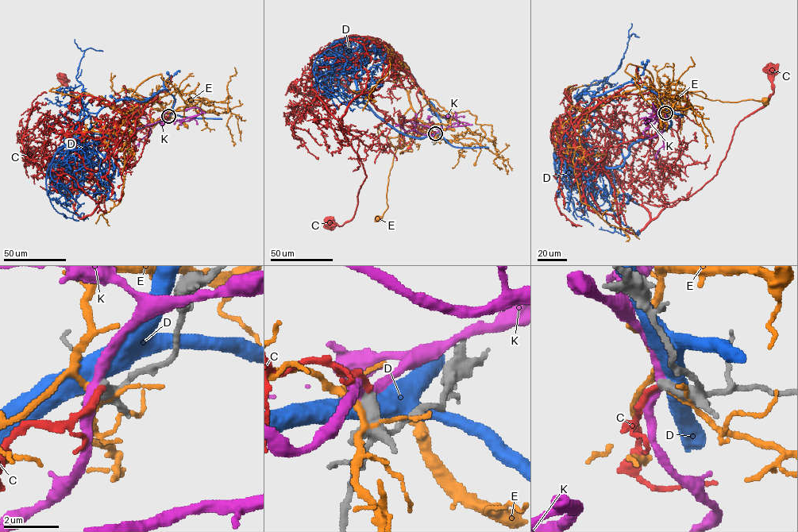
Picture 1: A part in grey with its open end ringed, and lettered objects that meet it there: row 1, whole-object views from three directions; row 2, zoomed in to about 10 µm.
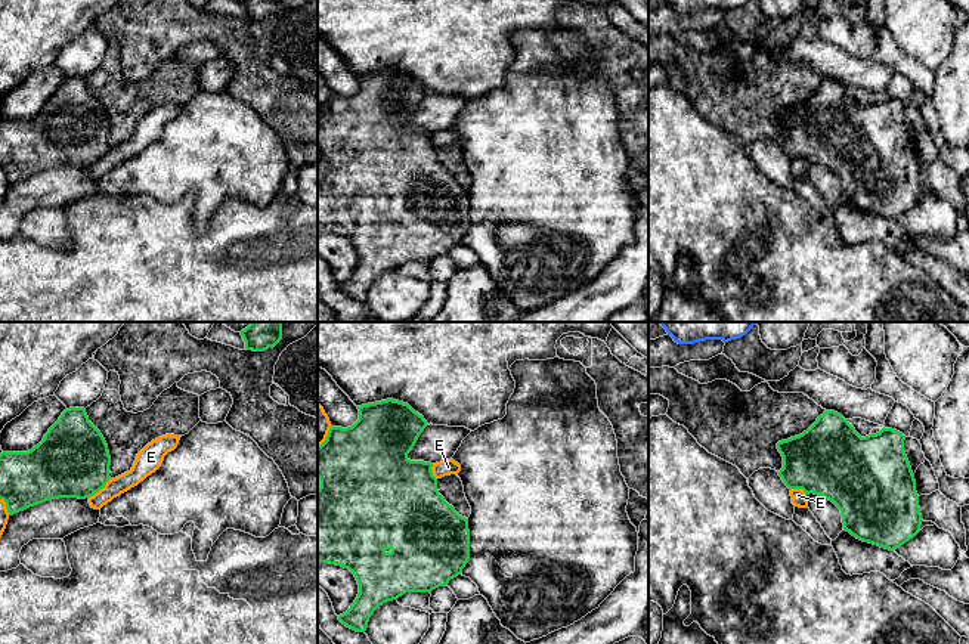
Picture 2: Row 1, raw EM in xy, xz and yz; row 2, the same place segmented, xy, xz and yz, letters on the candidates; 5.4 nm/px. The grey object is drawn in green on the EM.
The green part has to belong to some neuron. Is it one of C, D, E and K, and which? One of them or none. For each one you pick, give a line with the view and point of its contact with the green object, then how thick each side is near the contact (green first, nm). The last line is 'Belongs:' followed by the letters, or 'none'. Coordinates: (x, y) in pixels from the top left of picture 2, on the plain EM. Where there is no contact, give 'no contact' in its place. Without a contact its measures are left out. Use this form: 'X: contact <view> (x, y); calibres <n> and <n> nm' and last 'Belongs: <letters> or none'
C: no contact
Belongs: C

